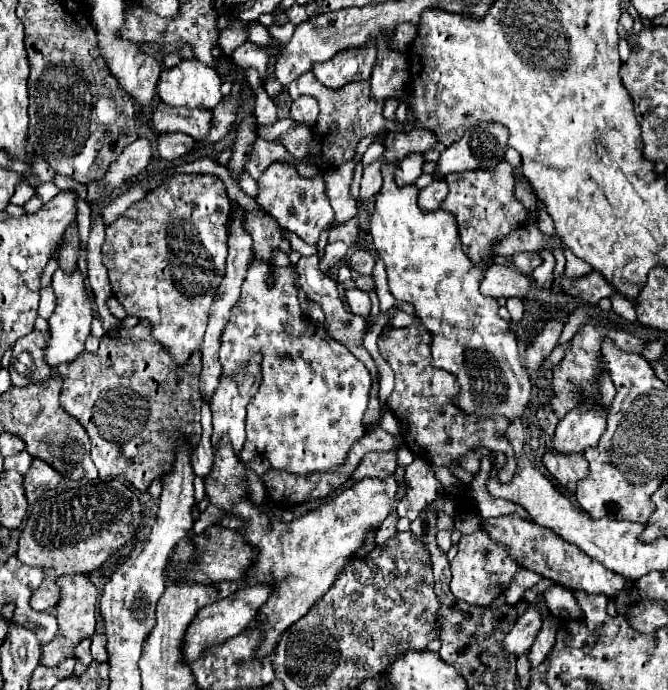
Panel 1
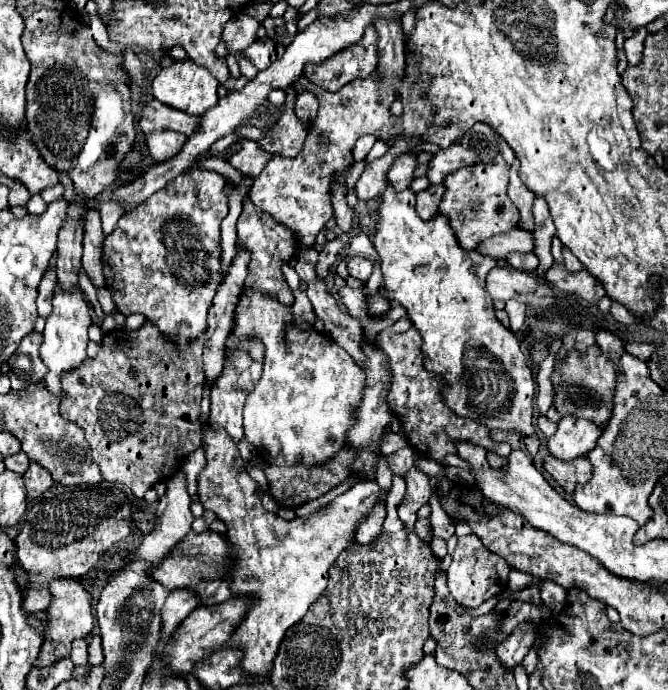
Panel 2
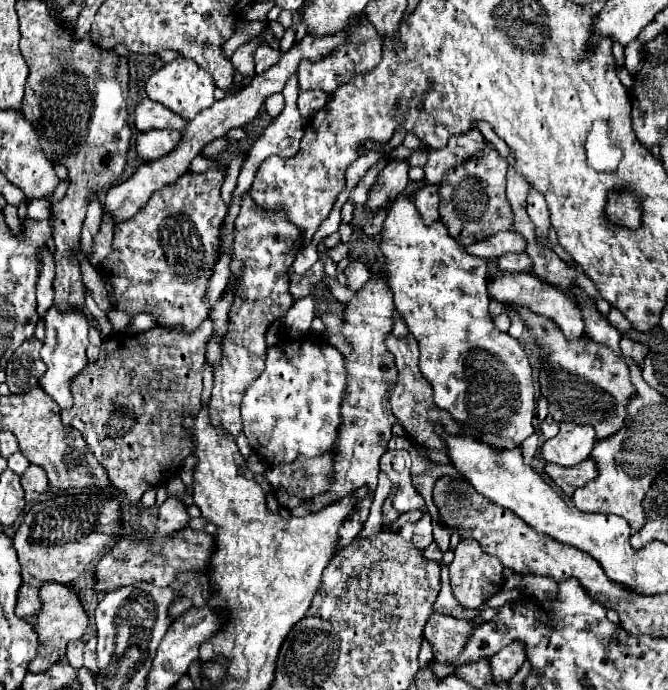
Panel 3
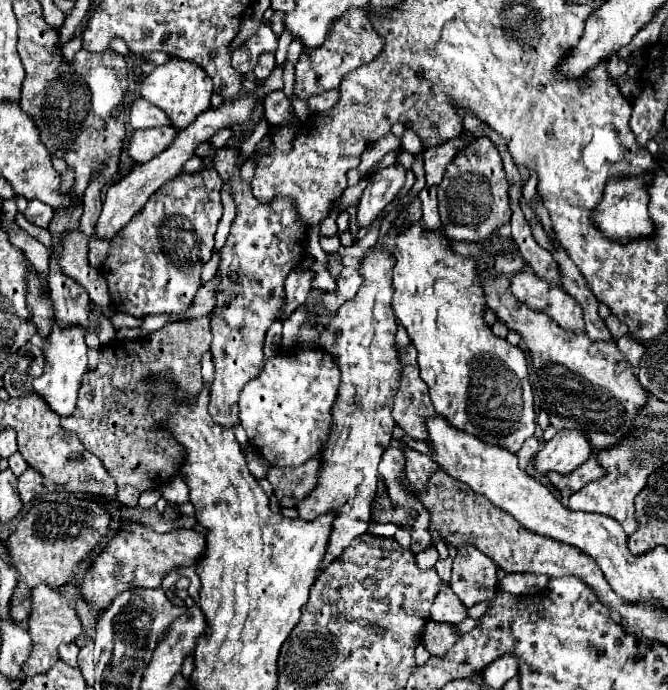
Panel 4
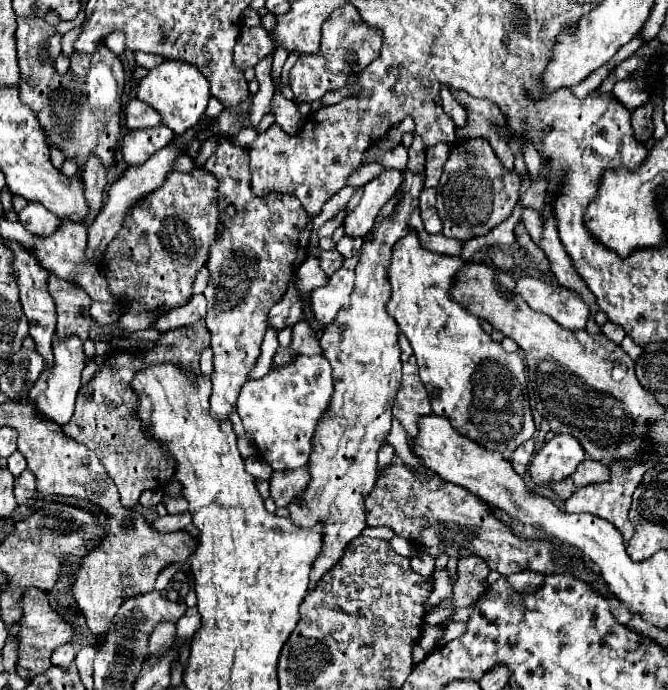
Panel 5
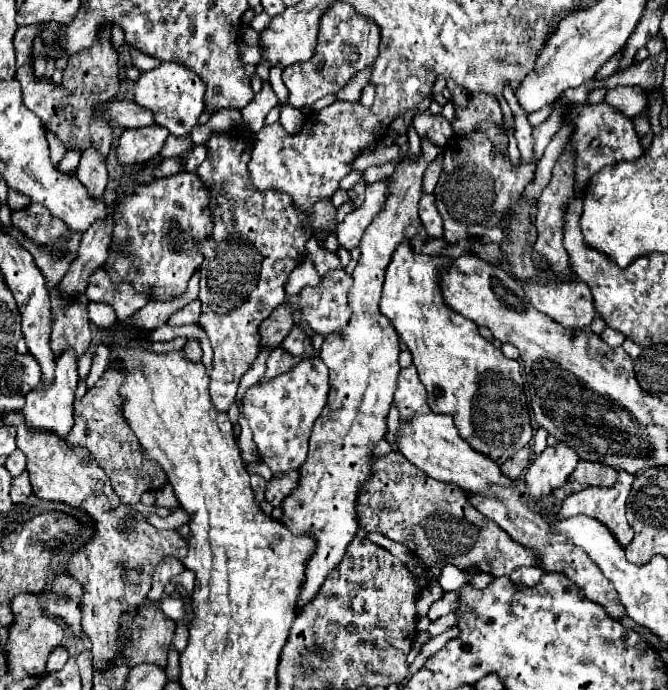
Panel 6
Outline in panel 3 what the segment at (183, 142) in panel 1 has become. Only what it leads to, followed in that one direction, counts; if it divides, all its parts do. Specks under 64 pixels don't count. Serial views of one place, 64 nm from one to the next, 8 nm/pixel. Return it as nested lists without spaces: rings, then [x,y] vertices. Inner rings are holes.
[[[150,130],[136,138],[136,150],[146,160],[158,160],[172,152],[180,138],[182,134],[174,130]]]

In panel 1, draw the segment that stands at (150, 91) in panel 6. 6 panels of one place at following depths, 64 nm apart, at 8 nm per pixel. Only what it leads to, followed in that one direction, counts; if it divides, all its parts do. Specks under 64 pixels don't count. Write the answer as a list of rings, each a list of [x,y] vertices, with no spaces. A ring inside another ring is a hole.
[[[182,60],[170,70],[162,70],[158,96],[168,106],[214,108],[222,100],[222,80],[214,68],[200,60]]]

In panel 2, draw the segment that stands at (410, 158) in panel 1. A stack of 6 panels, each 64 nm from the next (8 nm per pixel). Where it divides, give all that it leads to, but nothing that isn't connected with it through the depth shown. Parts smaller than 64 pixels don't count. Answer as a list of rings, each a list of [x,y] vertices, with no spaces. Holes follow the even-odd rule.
[[[414,152],[400,156],[394,166],[388,170],[388,180],[392,182],[392,186],[396,190],[404,190],[410,186],[412,178],[414,178],[414,170],[418,166],[418,156]]]

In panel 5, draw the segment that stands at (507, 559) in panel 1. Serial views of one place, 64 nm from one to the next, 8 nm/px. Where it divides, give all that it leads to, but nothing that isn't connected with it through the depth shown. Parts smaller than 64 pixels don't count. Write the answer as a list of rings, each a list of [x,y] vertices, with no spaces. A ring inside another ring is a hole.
[[[476,554],[460,556],[456,580],[452,586],[454,588],[452,596],[454,596],[454,602],[458,608],[472,606],[486,594],[488,574],[490,574],[490,568],[484,558],[476,556]]]

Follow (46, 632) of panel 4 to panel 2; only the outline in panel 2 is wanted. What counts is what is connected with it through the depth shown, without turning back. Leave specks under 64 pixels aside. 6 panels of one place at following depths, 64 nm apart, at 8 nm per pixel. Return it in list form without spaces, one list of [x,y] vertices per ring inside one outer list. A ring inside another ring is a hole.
[[[56,578],[50,582],[52,592],[52,604],[48,606],[48,622],[50,632],[44,636],[44,644],[40,650],[40,656],[36,660],[36,666],[52,666],[54,662],[68,658],[72,650],[72,642],[78,638],[88,638],[94,628],[94,610],[92,610],[92,594],[86,590],[86,586],[76,578]]]

